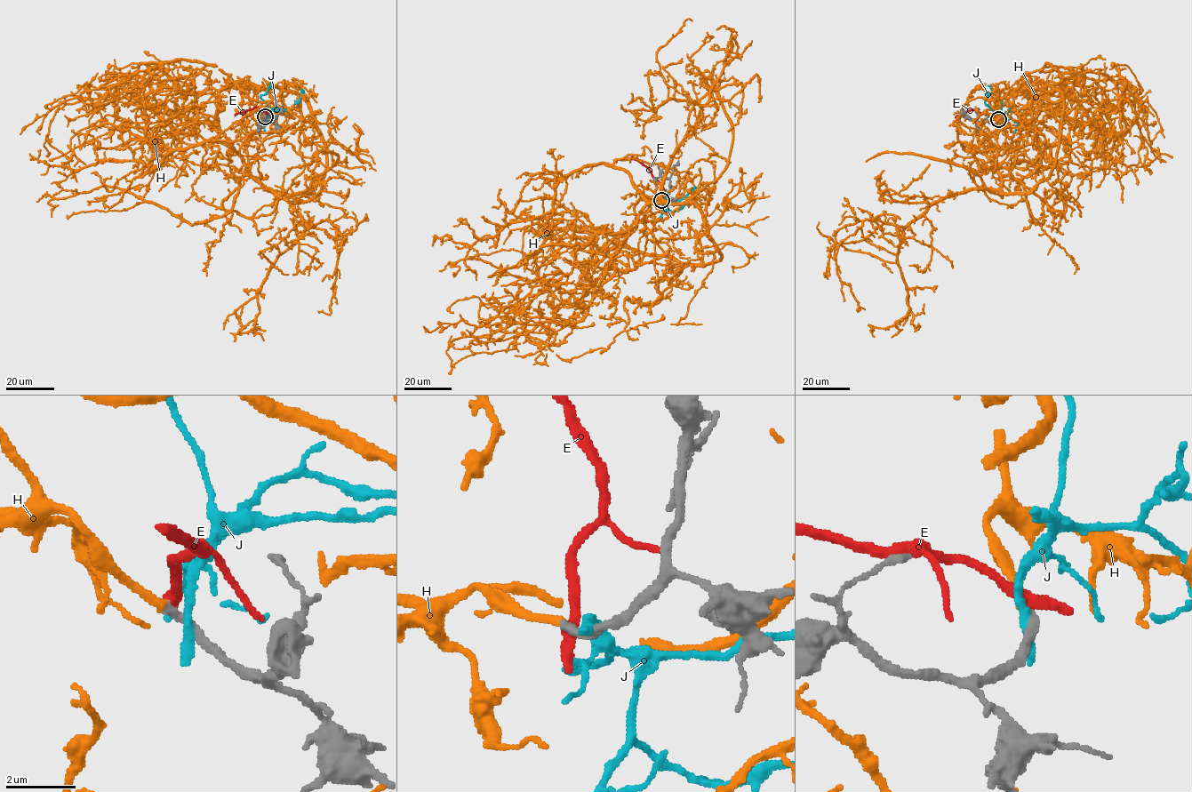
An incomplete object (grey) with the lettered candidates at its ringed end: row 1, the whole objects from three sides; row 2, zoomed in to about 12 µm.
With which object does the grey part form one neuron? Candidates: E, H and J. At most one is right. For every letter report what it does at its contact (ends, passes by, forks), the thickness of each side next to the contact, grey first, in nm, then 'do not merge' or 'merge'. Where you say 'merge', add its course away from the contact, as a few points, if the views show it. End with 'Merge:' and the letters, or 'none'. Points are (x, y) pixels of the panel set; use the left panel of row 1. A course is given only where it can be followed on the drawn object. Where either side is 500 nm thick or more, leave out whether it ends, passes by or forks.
E: it ends | 300/440 nm | do not merge
H: it ends | 280/220 nm | merge | via (265, 117), (236, 84), (307, 103), (310, 193), (273, 193), (224, 142), (155, 169), (72, 170), (75, 144)
J: it ends | 380/360 nm | do not merge
Merge: H

